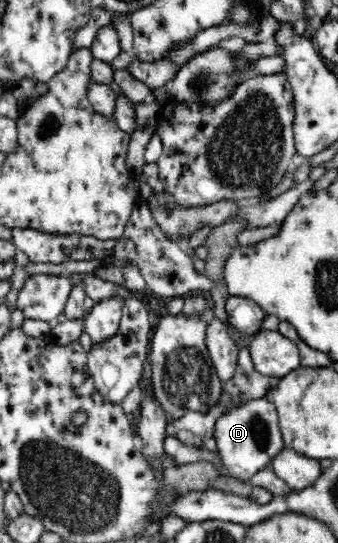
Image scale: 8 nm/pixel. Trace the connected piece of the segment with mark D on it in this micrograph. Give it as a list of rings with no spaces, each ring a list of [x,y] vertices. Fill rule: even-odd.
[[[264,397],[245,402],[245,406],[233,408],[221,416],[215,424],[213,436],[226,475],[239,482],[246,482],[255,476],[284,449],[276,408]]]

